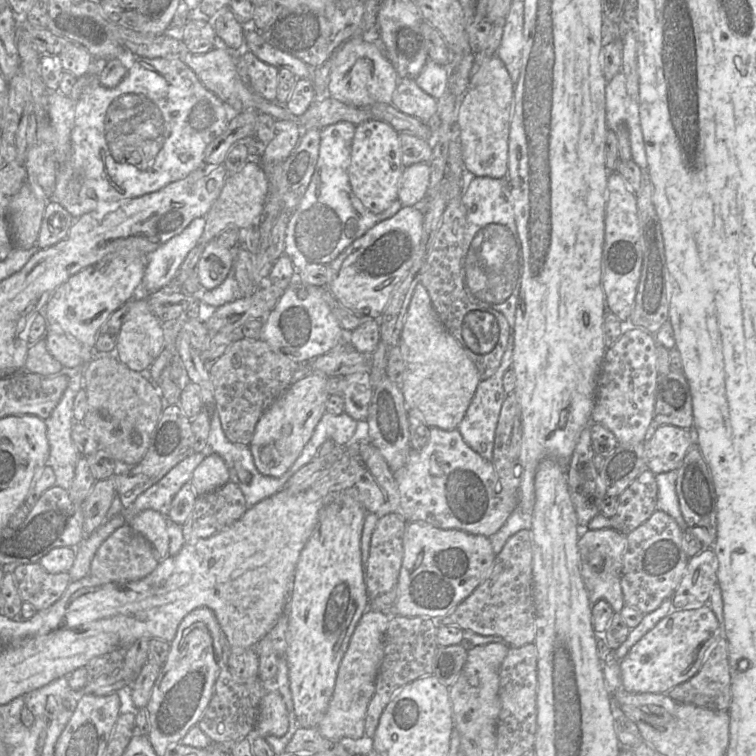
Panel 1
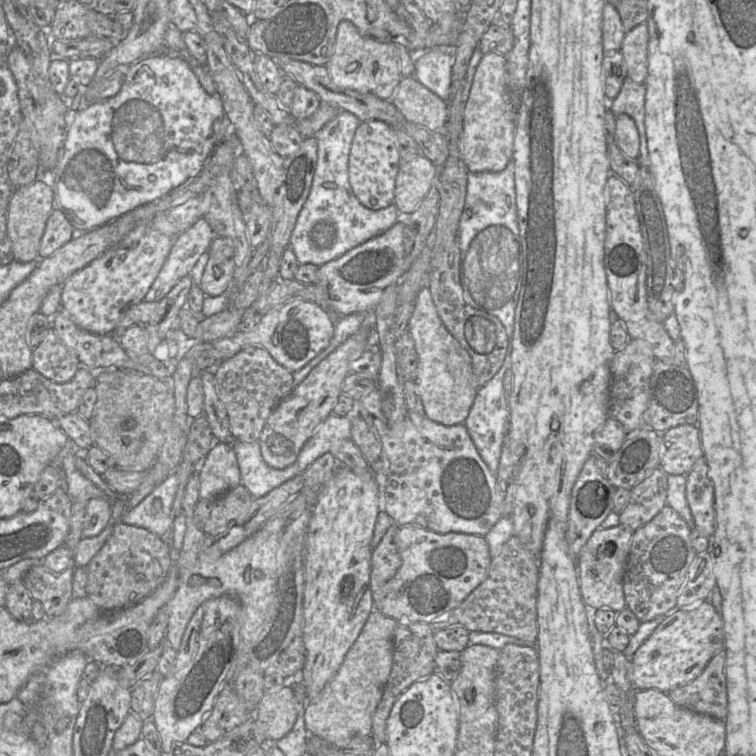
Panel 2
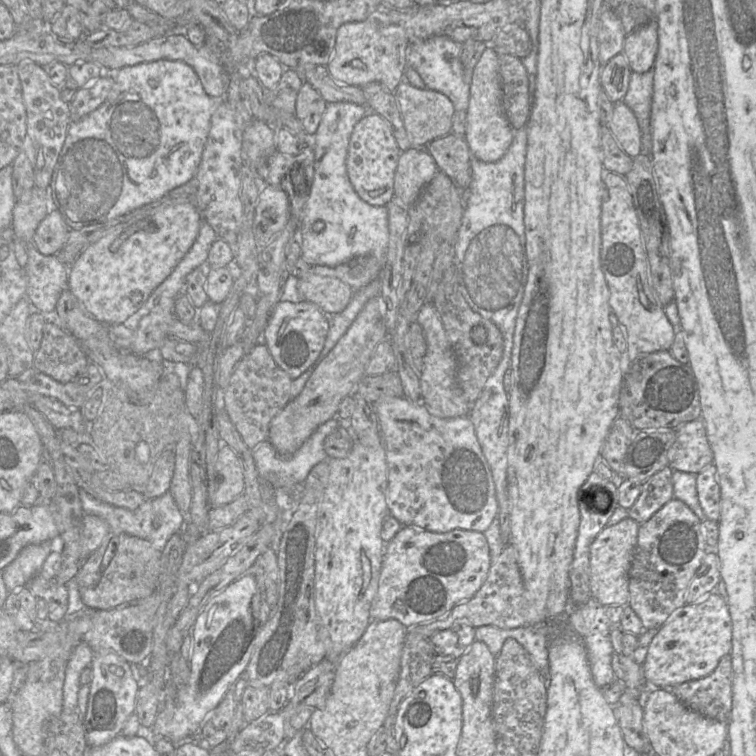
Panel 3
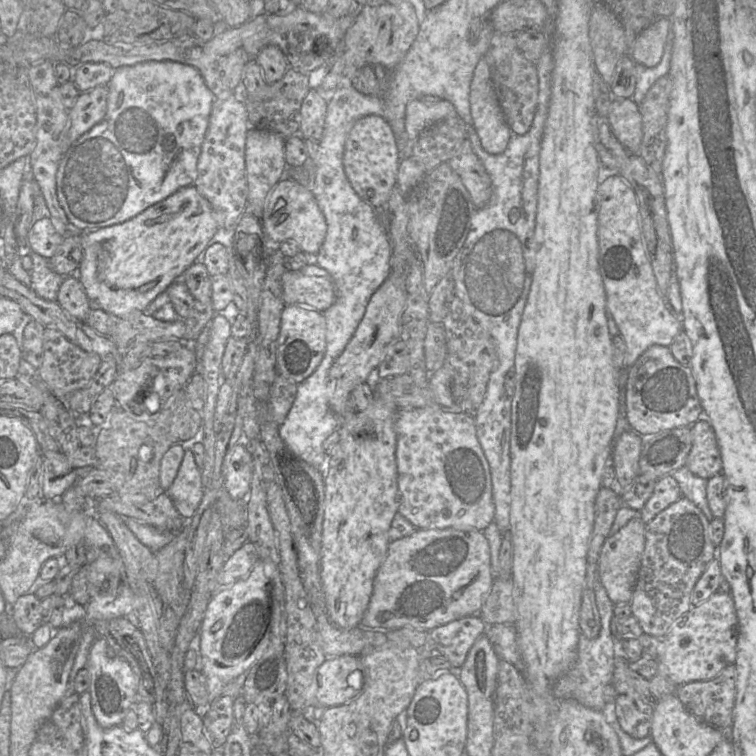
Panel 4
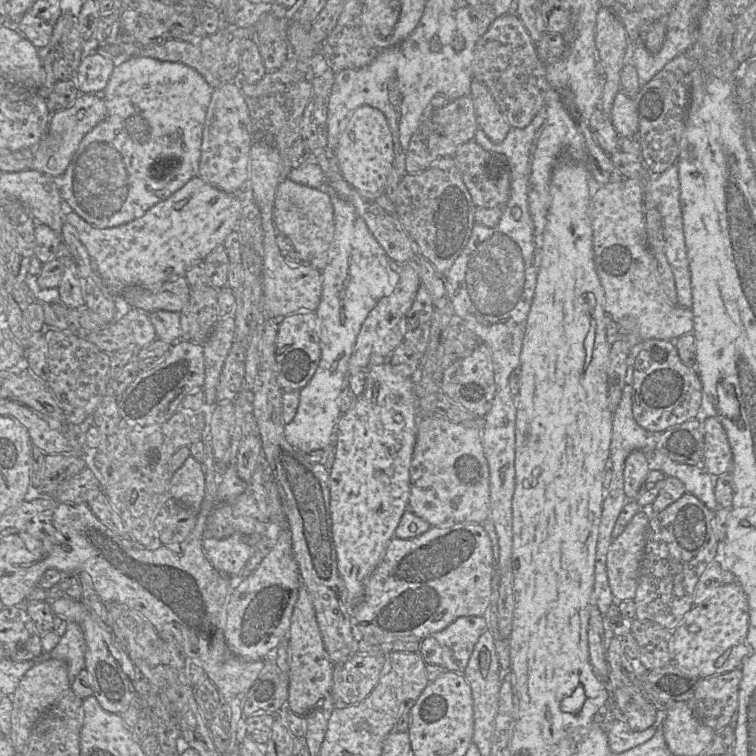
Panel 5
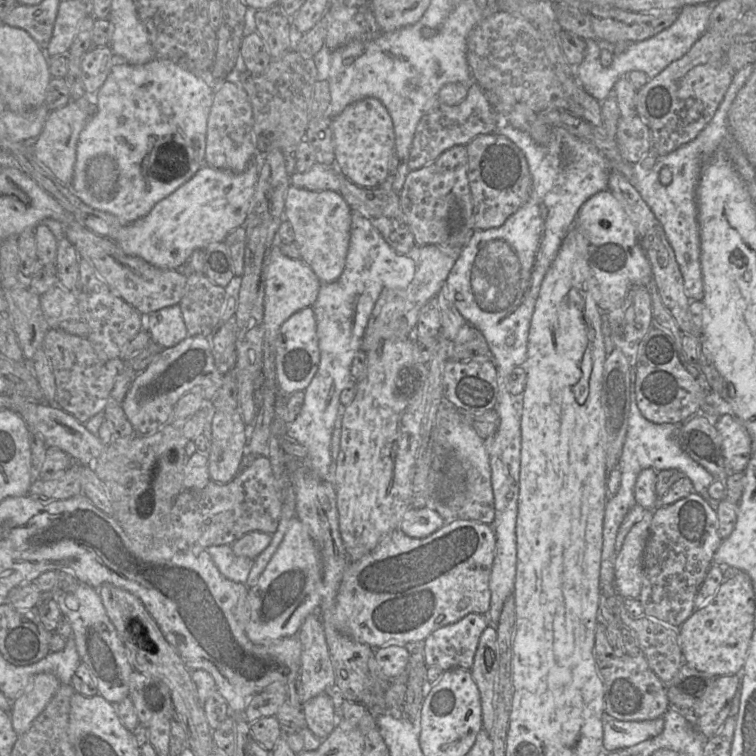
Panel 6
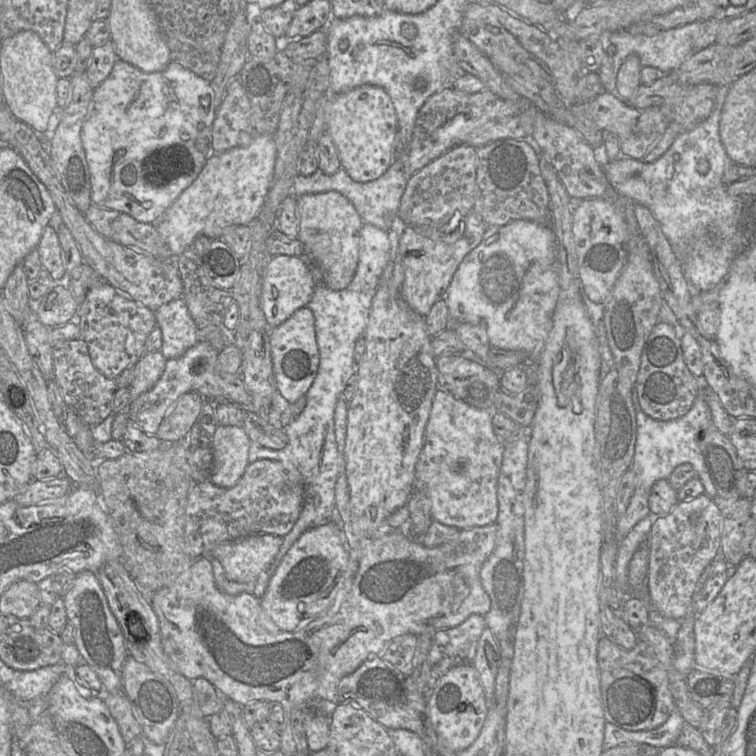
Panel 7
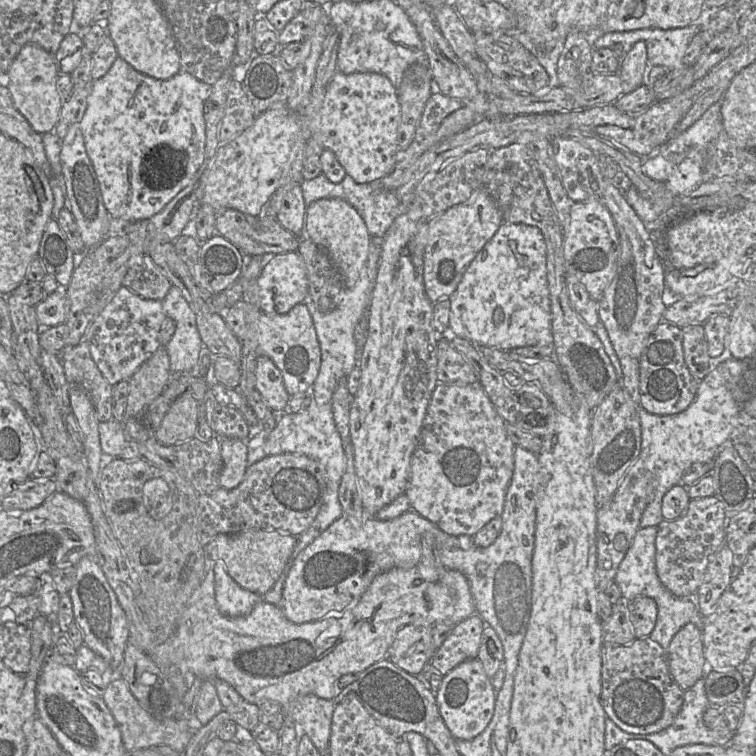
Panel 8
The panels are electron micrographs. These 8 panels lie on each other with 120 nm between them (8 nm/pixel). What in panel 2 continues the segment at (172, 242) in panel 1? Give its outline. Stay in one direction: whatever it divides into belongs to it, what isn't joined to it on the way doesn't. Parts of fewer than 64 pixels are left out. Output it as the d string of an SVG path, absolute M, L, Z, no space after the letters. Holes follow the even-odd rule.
M204 217L175 237L169 254L143 301L162 300L182 277L190 274L201 254L208 251L215 237Z

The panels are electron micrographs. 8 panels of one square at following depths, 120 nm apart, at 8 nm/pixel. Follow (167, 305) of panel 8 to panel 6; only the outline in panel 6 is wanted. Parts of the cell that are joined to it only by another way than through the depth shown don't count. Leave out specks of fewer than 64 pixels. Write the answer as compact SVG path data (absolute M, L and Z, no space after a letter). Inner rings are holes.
M179 304L143 317L146 319L142 330L148 331L151 343L163 349L174 347L189 336Z

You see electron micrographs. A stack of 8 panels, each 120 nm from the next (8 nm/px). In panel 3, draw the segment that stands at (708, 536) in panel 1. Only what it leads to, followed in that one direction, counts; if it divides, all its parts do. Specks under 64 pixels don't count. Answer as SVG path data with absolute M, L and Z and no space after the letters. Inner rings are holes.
M714 464L703 468L696 476L698 500L707 519L720 518L720 486Z

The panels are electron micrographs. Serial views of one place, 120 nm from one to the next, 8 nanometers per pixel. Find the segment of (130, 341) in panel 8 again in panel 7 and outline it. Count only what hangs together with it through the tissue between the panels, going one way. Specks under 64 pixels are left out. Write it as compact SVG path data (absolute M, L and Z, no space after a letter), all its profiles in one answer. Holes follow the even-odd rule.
M107 281L92 287L79 306L76 322L89 349L93 365L107 378L117 377L135 364L145 354L147 337L156 326L155 312L121 296Z

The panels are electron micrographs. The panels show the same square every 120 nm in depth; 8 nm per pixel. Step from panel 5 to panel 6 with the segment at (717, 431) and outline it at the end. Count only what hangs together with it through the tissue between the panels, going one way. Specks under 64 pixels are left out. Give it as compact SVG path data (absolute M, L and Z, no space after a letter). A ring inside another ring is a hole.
M732 414L719 416L715 427L722 437L725 466L730 472L745 470L752 453L752 439L745 426Z

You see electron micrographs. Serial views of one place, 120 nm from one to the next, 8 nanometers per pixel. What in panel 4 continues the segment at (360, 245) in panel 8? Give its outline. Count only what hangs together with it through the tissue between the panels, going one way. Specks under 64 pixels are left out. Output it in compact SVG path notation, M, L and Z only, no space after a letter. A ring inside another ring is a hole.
M281 179L266 199L262 228L273 244L295 241L302 252L317 255L326 236L327 223L312 191L293 179Z

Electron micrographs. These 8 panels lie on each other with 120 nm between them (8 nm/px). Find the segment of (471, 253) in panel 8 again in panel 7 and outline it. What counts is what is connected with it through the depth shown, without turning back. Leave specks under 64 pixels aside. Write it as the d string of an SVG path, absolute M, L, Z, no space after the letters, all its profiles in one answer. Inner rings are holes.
M473 211L460 217L460 225L462 225L462 234L452 243L435 241L411 227L405 227L399 238L397 253L404 273L400 289L401 296L408 306L421 316L425 316L432 305L443 297L460 262L481 242L488 228Z

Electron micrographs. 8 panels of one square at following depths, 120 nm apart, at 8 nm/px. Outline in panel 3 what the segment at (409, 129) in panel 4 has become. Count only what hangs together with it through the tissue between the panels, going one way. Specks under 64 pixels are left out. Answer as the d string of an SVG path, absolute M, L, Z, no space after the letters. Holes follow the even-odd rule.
M403 80L394 91L411 148L424 148L451 133L454 107L443 94L428 88L418 89Z

